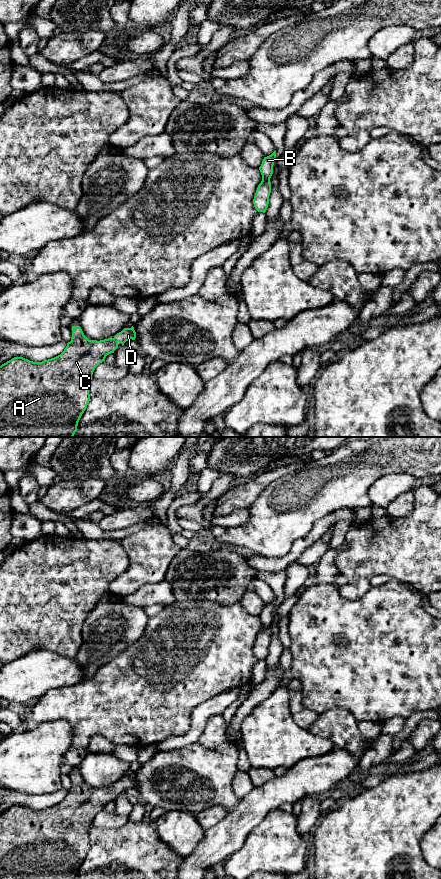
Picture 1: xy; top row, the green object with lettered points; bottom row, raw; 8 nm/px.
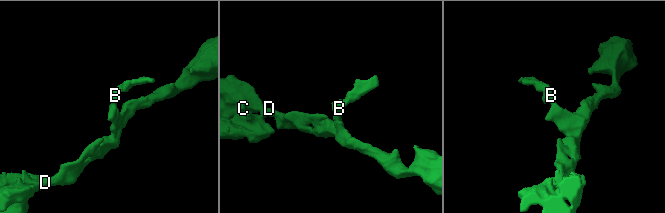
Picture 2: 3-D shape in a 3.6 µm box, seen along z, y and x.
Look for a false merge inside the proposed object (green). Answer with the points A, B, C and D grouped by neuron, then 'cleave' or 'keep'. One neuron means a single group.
A B C D | keep

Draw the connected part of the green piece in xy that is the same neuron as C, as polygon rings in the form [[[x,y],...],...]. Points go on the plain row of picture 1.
[[[72,774],[72,778],[71,789],[67,791],[66,796],[60,803],[42,810],[33,810],[23,805],[14,805],[0,814],[0,879],[77,879],[78,870],[90,849],[89,830],[92,828],[95,816],[105,809],[107,803],[114,801],[119,791],[124,793],[126,789],[135,788],[136,786],[136,780],[133,774],[131,776],[124,776],[113,786],[100,789],[89,788],[84,783],[80,774]]]

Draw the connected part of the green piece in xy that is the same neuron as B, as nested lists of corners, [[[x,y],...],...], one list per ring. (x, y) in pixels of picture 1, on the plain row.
[[[274,599],[271,603],[264,605],[262,612],[259,615],[259,618],[262,623],[262,629],[258,633],[253,647],[254,655],[258,660],[265,661],[268,656],[269,644],[271,641],[270,626],[273,622],[273,613],[275,607],[276,599]]]

